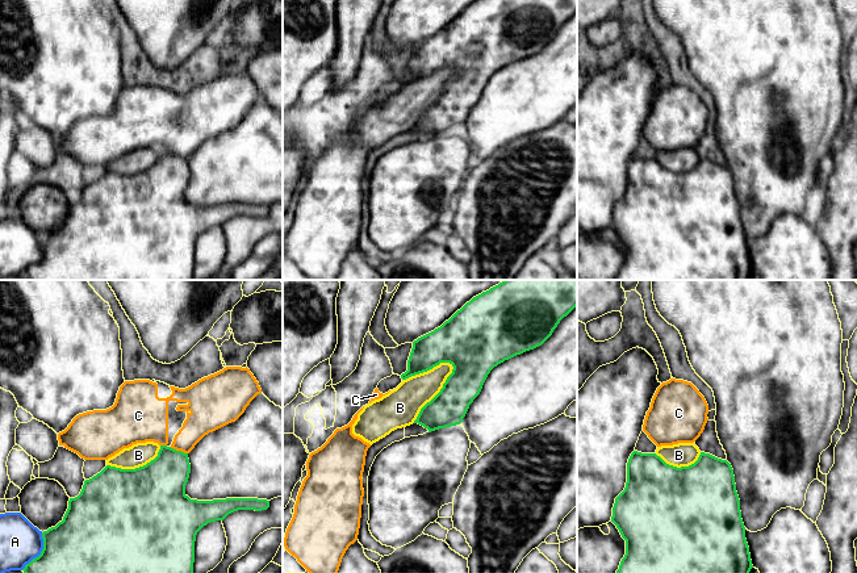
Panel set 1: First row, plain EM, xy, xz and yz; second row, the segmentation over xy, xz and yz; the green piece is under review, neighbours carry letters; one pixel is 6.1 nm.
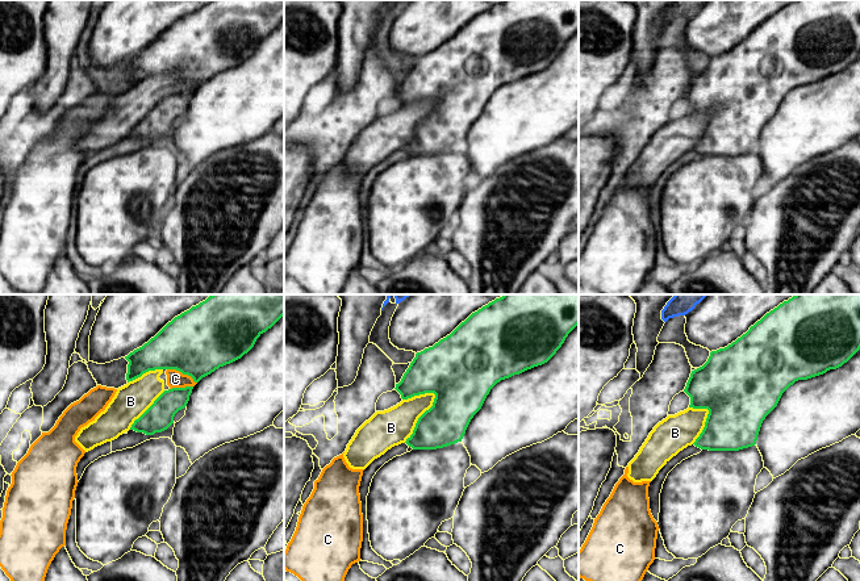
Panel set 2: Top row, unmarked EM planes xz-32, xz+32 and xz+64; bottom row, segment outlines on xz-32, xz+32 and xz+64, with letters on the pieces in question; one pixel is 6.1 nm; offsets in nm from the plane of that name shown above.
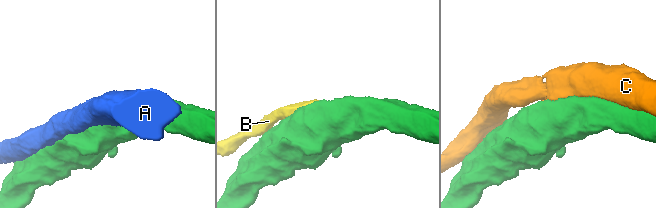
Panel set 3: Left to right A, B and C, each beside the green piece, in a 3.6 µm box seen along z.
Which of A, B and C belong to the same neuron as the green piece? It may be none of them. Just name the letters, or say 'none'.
none

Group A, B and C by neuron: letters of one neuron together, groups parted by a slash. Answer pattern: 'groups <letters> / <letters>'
groups A / B C

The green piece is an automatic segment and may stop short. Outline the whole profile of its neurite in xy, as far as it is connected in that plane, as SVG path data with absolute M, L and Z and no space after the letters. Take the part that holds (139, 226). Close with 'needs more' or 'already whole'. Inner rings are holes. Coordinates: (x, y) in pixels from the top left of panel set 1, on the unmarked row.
M160 151L158 162L143 172L135 175L121 175L106 171L100 179L84 187L80 200L70 204L68 214L55 233L42 238L43 255L22 275L25 280L193 280L195 247L197 238L210 227L223 226L229 219L238 216L262 217L269 213L269 206L258 204L226 204L213 206L191 205L185 200L185 191L191 179L188 159L176 156L167 151Z; already whole

